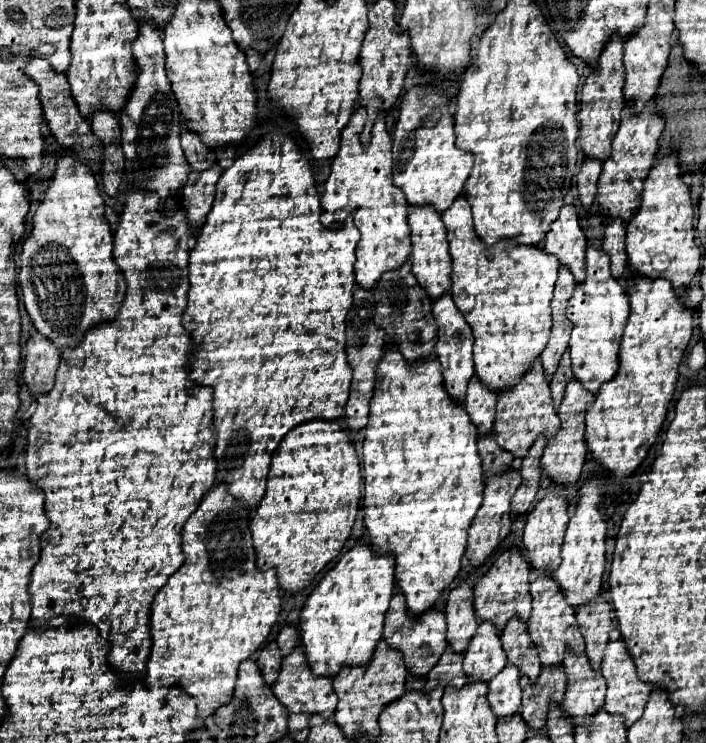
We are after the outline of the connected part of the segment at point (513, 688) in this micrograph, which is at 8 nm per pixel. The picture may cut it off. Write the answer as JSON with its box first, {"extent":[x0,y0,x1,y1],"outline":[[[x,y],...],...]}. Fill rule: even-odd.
{"extent":[488,666,520,718],"outline":[[[504,666],[488,684],[488,700],[498,718],[520,712],[520,670],[516,666]]]}

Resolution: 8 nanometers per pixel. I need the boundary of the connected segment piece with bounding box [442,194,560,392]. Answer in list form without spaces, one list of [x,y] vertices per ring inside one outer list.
[[[460,194],[448,210],[442,214],[442,222],[448,230],[450,256],[452,256],[452,300],[458,310],[464,314],[466,322],[474,334],[474,370],[486,386],[492,390],[502,390],[514,386],[518,378],[532,366],[548,342],[552,318],[550,318],[550,300],[552,290],[558,278],[560,264],[540,246],[520,246],[514,240],[498,240],[492,246],[486,246],[482,238],[474,232],[474,222],[470,214],[470,204],[466,194]]]

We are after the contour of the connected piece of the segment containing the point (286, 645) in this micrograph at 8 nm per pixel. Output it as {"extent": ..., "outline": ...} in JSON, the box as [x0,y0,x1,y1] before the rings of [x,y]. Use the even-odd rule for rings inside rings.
{"extent":[278,624,298,656],"outline":[[[286,624],[286,626],[282,626],[282,630],[280,630],[280,634],[278,634],[278,646],[280,646],[280,650],[282,650],[282,656],[286,656],[286,654],[290,654],[290,650],[298,644],[298,630],[294,628],[294,626],[290,626],[290,624]]]}

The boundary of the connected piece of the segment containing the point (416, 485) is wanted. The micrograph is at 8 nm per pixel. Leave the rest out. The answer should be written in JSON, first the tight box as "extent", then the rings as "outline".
{"extent":[362,344,484,616],"outline":[[[388,344],[376,366],[376,388],[362,450],[364,526],[376,552],[392,552],[396,556],[396,582],[406,596],[412,616],[434,606],[440,592],[460,570],[460,560],[466,550],[466,530],[482,504],[484,492],[484,472],[476,440],[476,426],[472,426],[464,404],[452,400],[444,390],[438,358],[420,358],[412,364],[404,360],[396,344]]]}

